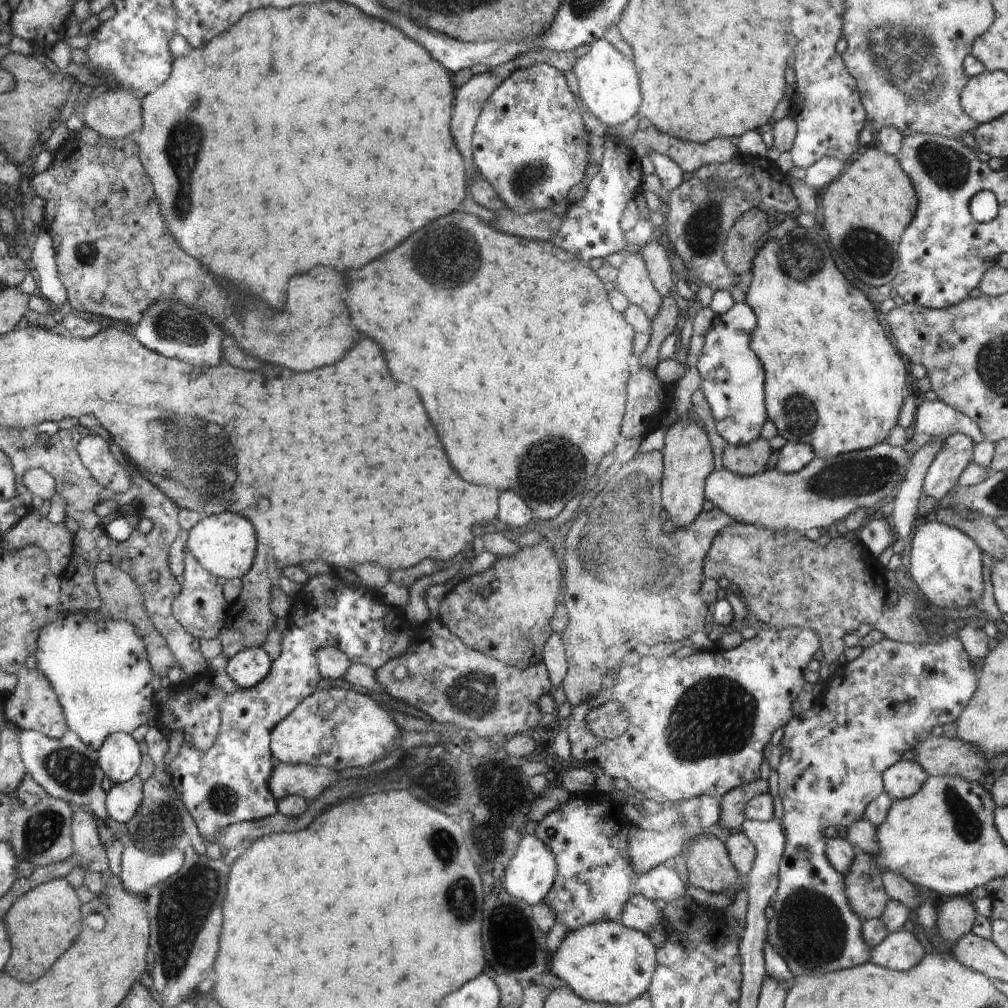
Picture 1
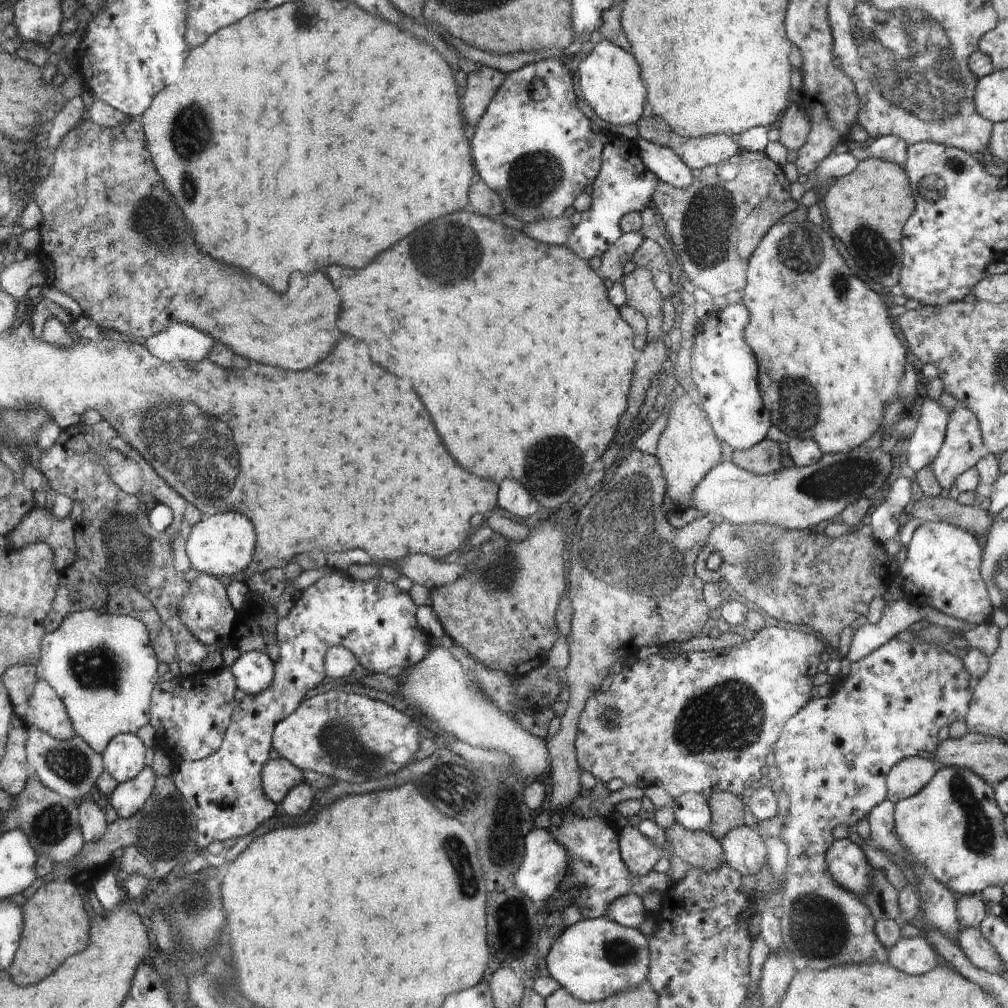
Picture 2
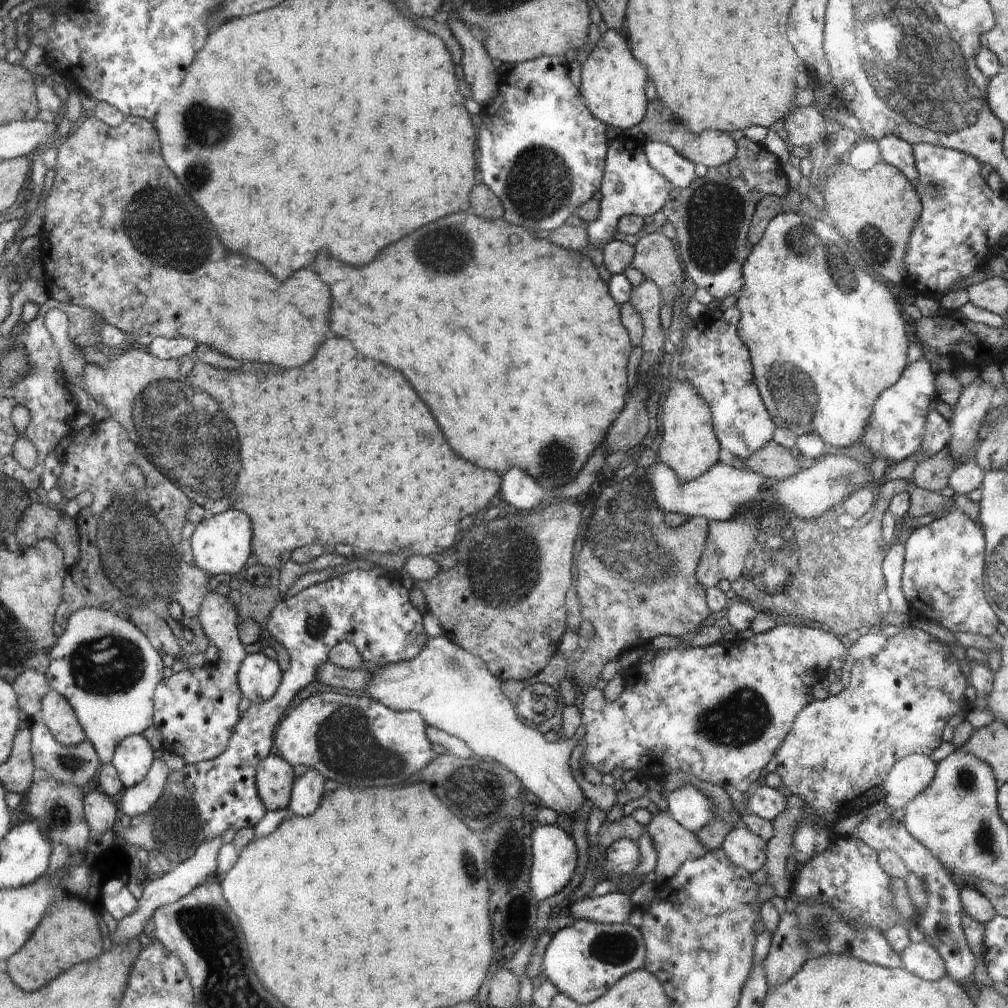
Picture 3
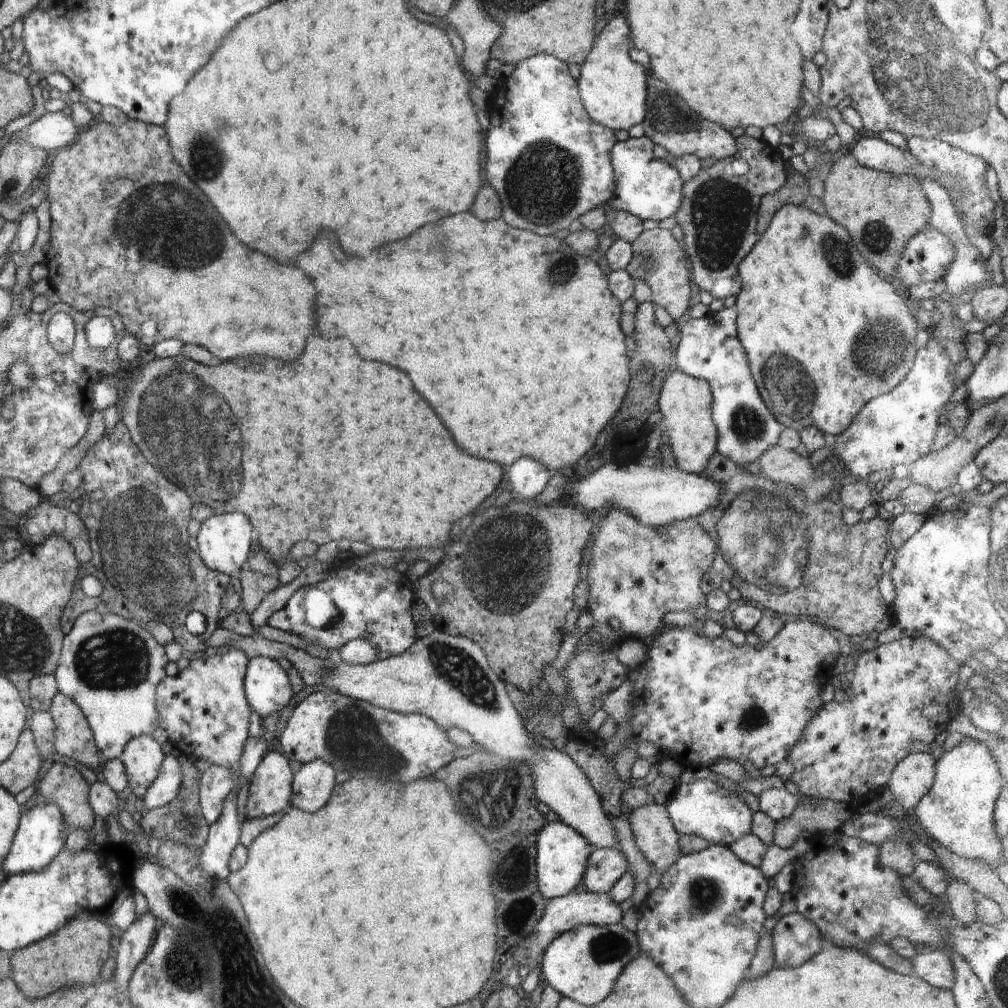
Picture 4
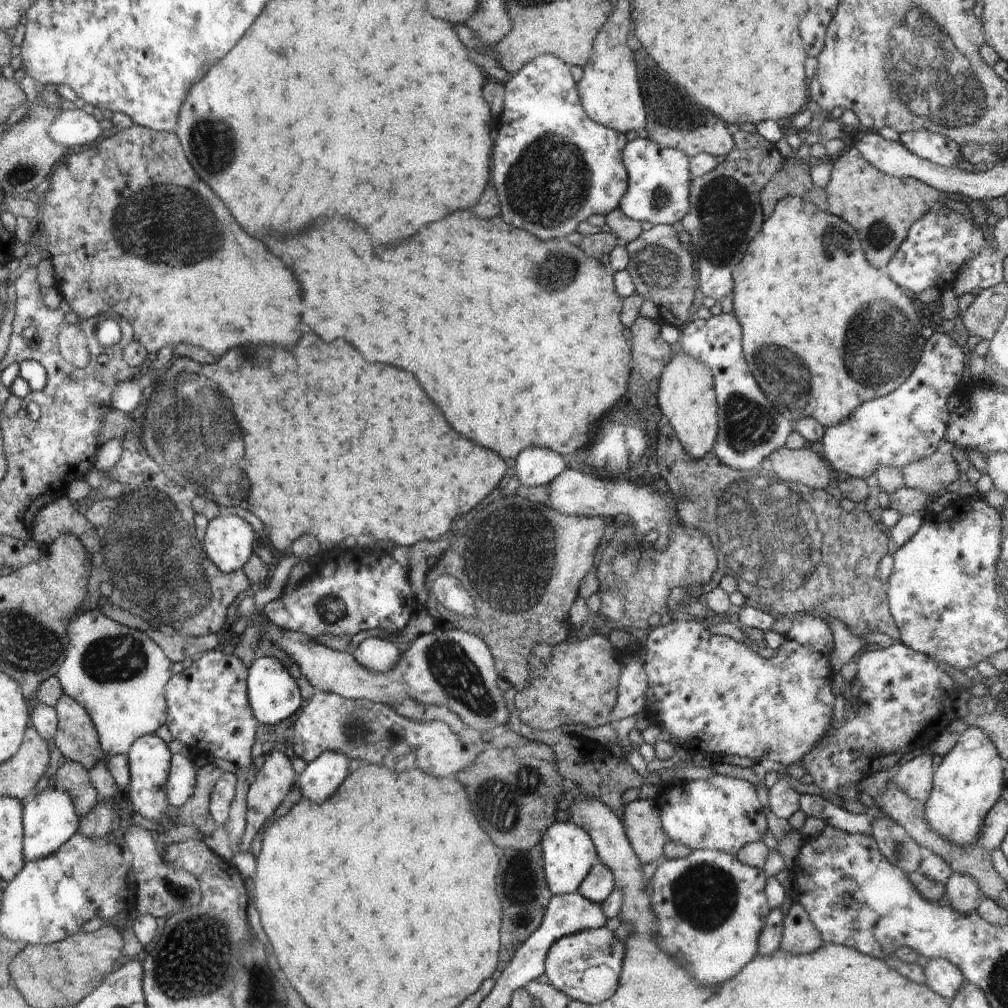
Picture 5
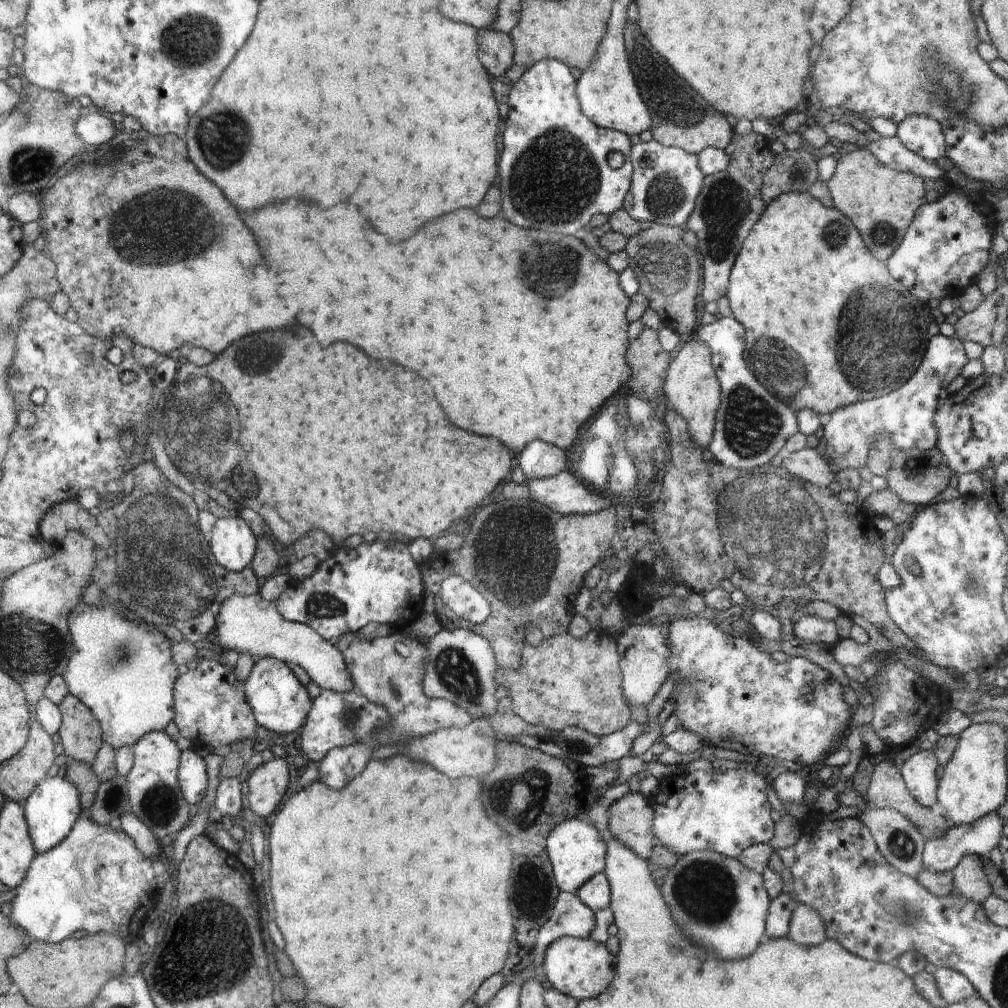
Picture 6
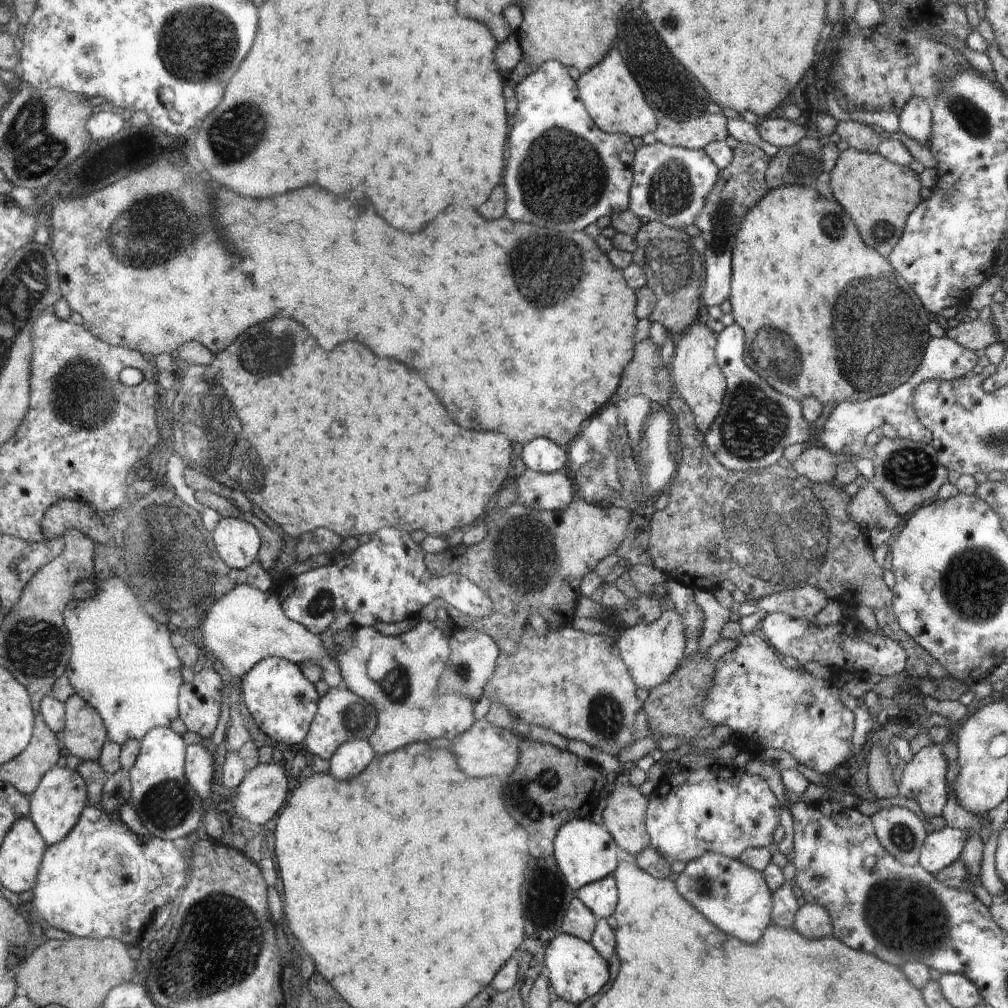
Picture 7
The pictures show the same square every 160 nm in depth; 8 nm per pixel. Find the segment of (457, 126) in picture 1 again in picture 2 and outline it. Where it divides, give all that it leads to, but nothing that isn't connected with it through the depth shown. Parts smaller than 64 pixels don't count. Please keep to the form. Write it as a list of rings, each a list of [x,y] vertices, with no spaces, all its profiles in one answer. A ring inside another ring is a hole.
[[[481,65],[467,74],[463,109],[465,120],[470,124],[471,129],[482,120],[491,100],[498,94],[505,80],[506,74],[487,65]]]

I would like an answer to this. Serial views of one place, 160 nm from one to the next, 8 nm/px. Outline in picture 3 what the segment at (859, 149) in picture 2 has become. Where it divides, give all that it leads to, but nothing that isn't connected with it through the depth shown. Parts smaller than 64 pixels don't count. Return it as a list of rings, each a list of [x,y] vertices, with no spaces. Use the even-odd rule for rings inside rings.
[[[896,135],[883,136],[878,144],[884,162],[895,166],[908,177],[912,184],[916,184],[918,171],[913,155],[913,145]]]

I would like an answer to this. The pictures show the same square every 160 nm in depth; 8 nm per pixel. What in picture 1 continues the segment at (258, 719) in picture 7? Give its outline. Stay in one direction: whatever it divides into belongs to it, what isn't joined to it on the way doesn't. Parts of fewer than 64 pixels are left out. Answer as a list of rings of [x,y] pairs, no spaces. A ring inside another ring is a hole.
[[[250,647],[237,652],[225,668],[228,676],[242,688],[255,687],[271,672],[273,660],[262,647]]]

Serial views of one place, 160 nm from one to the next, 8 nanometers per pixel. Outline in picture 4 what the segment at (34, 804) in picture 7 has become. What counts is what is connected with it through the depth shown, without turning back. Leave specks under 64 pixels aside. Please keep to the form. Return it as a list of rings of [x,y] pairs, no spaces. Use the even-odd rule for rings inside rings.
[[[40,804],[26,810],[23,821],[19,824],[11,852],[2,864],[1,872],[6,872],[7,877],[40,872],[56,859],[67,843],[67,826],[63,821],[63,812],[56,804]]]

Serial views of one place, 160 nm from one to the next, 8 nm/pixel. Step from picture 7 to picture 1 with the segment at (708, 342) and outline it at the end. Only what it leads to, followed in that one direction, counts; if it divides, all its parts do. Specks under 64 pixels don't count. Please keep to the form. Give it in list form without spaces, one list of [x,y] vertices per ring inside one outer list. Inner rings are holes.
[[[682,417],[668,427],[661,451],[664,453],[663,505],[670,516],[669,524],[671,528],[688,527],[702,510],[704,480],[714,468],[708,436],[696,421]]]

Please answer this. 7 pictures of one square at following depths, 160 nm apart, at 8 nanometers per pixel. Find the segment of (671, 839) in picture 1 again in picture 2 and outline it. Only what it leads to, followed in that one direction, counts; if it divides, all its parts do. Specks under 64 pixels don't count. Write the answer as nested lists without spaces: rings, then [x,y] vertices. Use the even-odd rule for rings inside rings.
[[[628,825],[624,827],[620,831],[619,840],[621,856],[630,871],[636,875],[646,875],[647,872],[652,871],[660,857],[665,855],[665,852],[662,849],[659,849],[655,844],[652,844],[644,834],[640,833],[638,826]]]

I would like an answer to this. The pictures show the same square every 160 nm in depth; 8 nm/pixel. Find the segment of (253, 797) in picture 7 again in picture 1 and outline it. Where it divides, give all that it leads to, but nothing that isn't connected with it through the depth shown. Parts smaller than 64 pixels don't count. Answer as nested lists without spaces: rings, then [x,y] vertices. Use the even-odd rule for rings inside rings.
[[[277,762],[271,776],[270,787],[276,798],[298,795],[311,802],[336,782],[340,782],[340,778],[334,769],[306,763]]]

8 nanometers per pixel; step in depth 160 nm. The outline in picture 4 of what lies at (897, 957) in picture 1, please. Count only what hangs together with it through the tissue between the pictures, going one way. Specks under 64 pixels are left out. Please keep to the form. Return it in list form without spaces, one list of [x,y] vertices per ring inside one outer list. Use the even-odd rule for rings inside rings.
[[[930,949],[930,952],[916,954],[911,962],[916,977],[932,987],[952,989],[955,982],[954,968],[947,950]]]

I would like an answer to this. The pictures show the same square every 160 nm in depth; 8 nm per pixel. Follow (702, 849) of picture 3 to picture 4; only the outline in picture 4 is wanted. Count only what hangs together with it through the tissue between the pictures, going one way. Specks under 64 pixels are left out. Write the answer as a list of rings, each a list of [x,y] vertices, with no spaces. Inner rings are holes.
[[[646,804],[627,816],[634,840],[646,860],[666,872],[683,856],[682,836],[671,821],[666,805]]]

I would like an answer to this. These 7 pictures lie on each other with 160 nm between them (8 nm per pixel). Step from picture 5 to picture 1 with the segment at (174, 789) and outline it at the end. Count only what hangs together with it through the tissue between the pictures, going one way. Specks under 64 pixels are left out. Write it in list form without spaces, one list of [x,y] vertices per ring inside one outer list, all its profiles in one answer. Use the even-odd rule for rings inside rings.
[[[139,776],[123,783],[115,783],[107,790],[107,813],[117,823],[127,823],[138,812],[142,802],[142,780]]]

